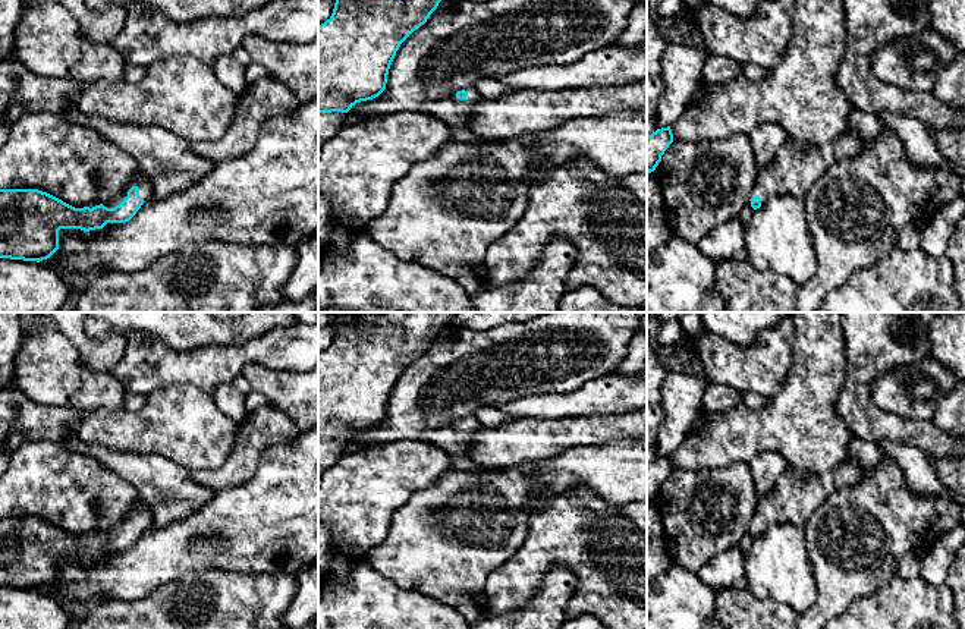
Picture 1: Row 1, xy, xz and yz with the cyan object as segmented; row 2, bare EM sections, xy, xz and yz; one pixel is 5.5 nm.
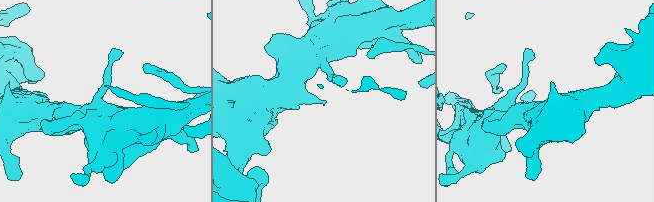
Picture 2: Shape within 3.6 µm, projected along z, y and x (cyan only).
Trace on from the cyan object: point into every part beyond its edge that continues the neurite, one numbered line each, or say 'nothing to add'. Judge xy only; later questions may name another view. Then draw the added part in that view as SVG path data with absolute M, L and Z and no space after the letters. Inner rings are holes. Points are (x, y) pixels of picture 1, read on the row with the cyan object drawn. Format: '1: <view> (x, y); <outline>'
1: xy (144, 184); M139 170L129 182L129 188L122 192L120 195L117 195L116 198L107 201L104 204L104 207L107 208L114 208L116 205L119 205L126 196L128 196L128 191L132 188L131 185L136 183L138 185L138 194L144 201L148 201L153 196L153 183L151 180L147 177L147 174Z

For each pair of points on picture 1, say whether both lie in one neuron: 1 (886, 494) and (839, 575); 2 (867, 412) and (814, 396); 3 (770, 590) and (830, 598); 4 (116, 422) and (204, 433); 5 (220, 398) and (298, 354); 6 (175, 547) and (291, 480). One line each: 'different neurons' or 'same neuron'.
1: same neuron
2: different neurons
3: different neurons
4: same neuron
5: different neurons
6: same neuron

